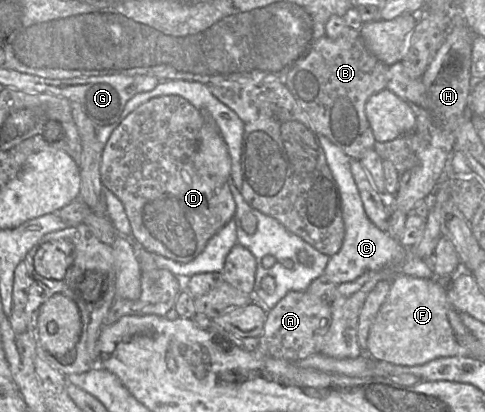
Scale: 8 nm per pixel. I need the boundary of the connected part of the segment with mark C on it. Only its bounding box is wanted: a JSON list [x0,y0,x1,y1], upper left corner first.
[317,133,433,284]

